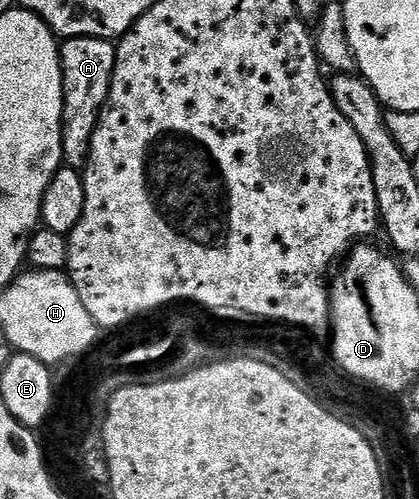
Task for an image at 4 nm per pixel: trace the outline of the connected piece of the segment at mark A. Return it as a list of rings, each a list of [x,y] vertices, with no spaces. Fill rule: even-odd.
[[[76,37],[61,44],[64,113],[62,114],[62,162],[67,167],[85,168],[90,156],[92,133],[112,85],[116,47],[109,39]]]

